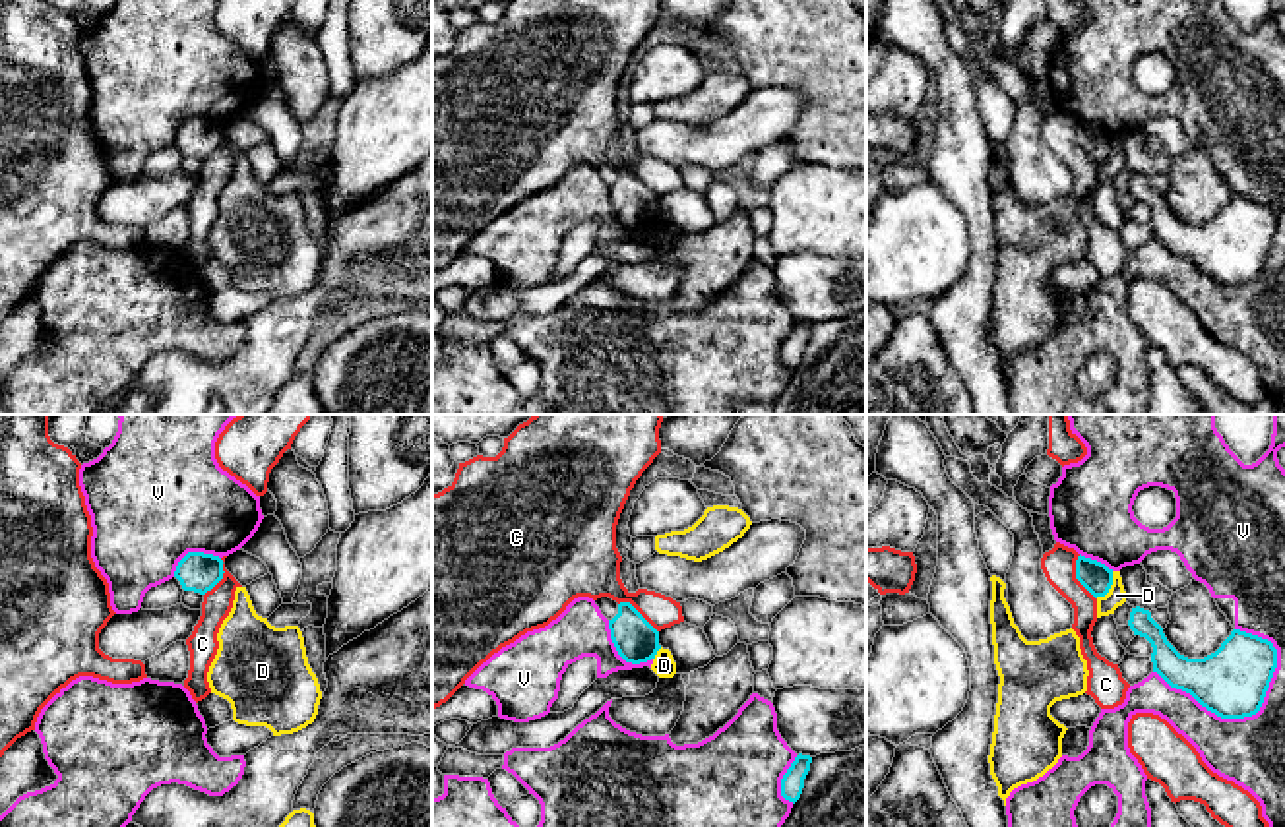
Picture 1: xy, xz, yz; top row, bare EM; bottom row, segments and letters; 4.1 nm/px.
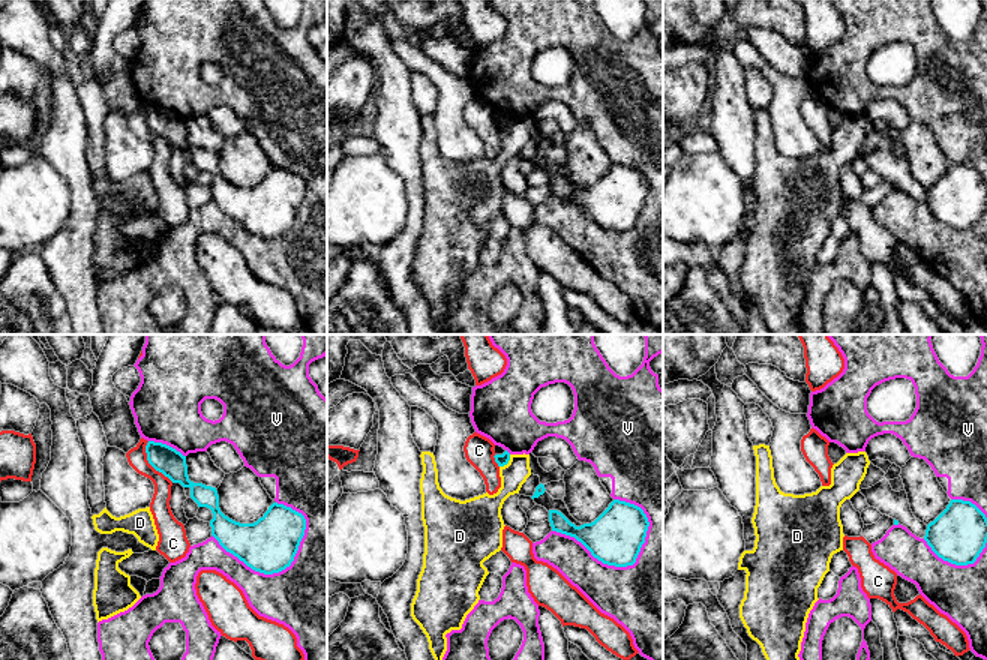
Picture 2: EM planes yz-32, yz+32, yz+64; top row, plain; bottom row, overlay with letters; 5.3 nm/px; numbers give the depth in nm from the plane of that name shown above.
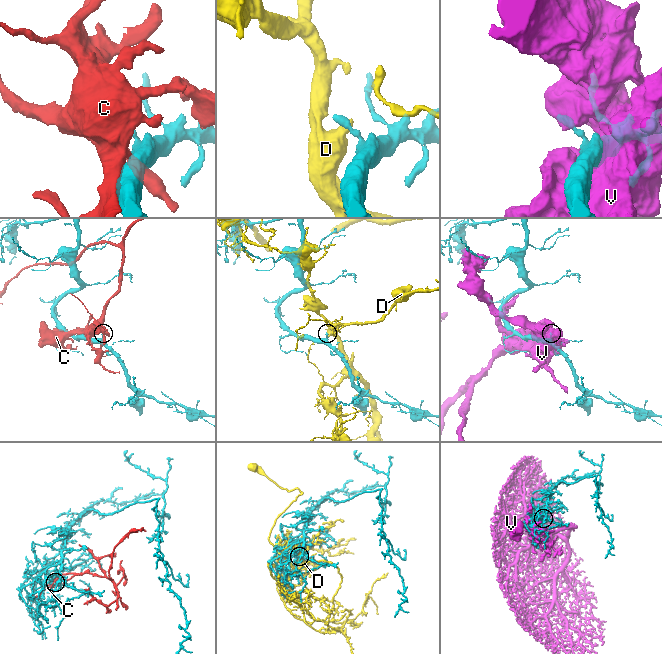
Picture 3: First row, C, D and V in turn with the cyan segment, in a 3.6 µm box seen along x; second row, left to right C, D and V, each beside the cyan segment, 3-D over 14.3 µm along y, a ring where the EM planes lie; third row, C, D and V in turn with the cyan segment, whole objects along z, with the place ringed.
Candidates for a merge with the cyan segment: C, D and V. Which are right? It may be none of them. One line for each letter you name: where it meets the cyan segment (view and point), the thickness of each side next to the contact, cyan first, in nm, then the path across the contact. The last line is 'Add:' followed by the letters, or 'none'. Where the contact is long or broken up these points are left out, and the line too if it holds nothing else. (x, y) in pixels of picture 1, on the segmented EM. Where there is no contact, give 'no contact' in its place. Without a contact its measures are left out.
Add: none

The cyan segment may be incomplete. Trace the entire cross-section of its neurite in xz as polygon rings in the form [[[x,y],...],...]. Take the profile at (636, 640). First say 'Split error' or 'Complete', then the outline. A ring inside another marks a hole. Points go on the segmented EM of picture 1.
Complete. [[[630,602],[618,604],[618,614],[609,620],[609,629],[618,655],[626,662],[647,662],[661,649],[659,631]]]

